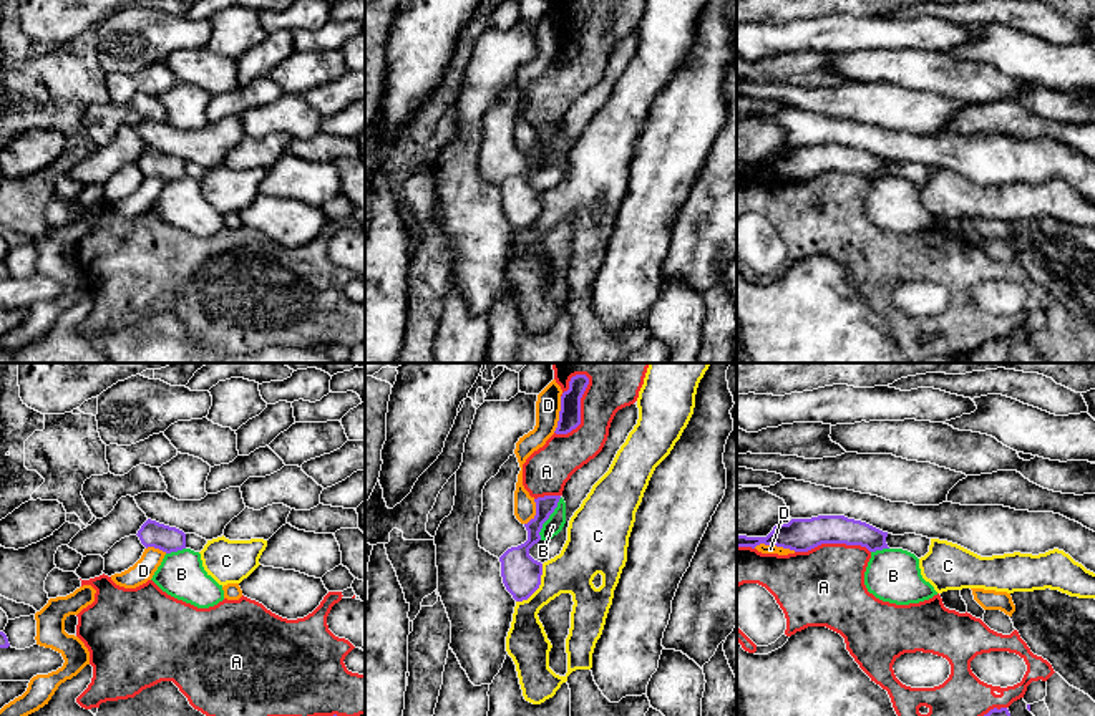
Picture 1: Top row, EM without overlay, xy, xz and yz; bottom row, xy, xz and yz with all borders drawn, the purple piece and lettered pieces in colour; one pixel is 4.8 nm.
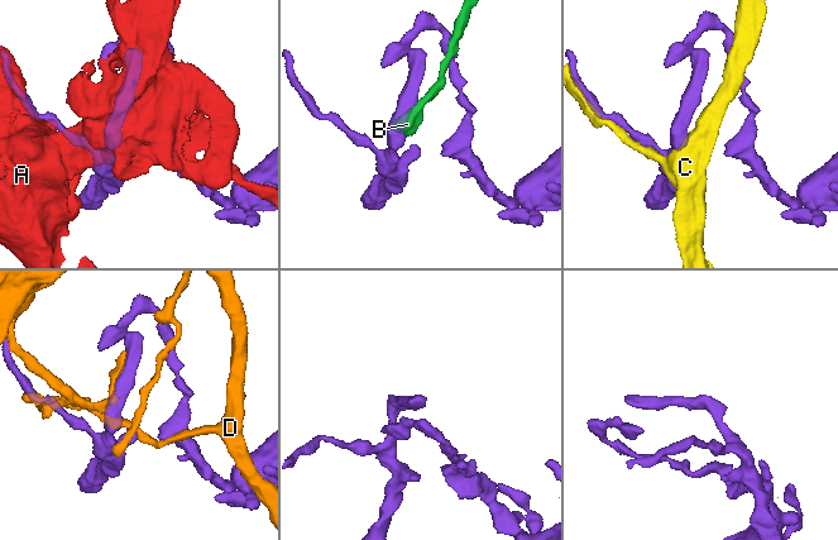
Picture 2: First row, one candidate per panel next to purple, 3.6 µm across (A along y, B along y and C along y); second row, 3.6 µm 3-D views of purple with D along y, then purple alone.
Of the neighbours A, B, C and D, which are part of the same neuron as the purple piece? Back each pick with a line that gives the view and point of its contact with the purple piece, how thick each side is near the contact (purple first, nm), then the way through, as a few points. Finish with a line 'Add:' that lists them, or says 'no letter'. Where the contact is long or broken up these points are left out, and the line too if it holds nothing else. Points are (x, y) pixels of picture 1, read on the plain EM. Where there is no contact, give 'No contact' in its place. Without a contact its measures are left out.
Add: no letter

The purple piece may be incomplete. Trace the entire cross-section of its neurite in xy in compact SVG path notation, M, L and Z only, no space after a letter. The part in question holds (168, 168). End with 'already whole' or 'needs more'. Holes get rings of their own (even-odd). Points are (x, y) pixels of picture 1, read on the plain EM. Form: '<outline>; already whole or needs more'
M148 148L136 162L141 172L166 182L186 177L186 162L176 156Z; already whole

